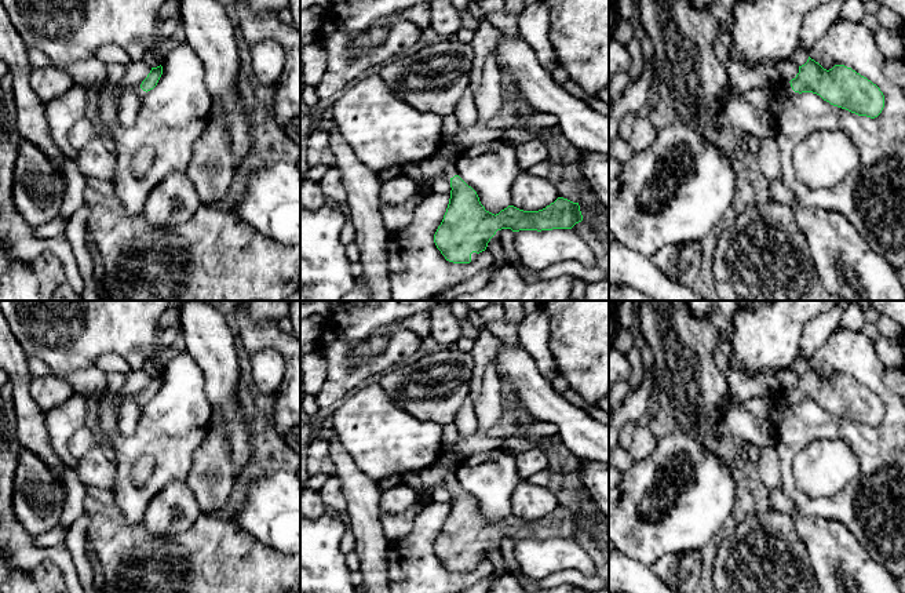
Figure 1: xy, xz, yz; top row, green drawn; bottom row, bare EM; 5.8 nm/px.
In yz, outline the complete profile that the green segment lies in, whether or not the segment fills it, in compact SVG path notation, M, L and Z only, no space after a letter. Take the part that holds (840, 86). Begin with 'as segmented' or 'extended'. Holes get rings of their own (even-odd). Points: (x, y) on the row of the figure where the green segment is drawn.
extended | M810 57L799 66L795 79L782 81L777 91L770 92L769 110L773 112L793 92L817 94L833 106L871 119L877 117L884 108L884 95L871 80L844 65L826 70Z

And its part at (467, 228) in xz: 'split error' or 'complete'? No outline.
split error

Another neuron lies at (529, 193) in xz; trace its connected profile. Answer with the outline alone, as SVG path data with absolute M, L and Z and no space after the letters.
M521 171L511 188L511 205L523 211L539 211L558 199L551 178L534 177Z

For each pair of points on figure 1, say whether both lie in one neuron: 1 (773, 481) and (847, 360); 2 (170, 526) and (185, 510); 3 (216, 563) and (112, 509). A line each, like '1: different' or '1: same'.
1: different
2: same
3: same

